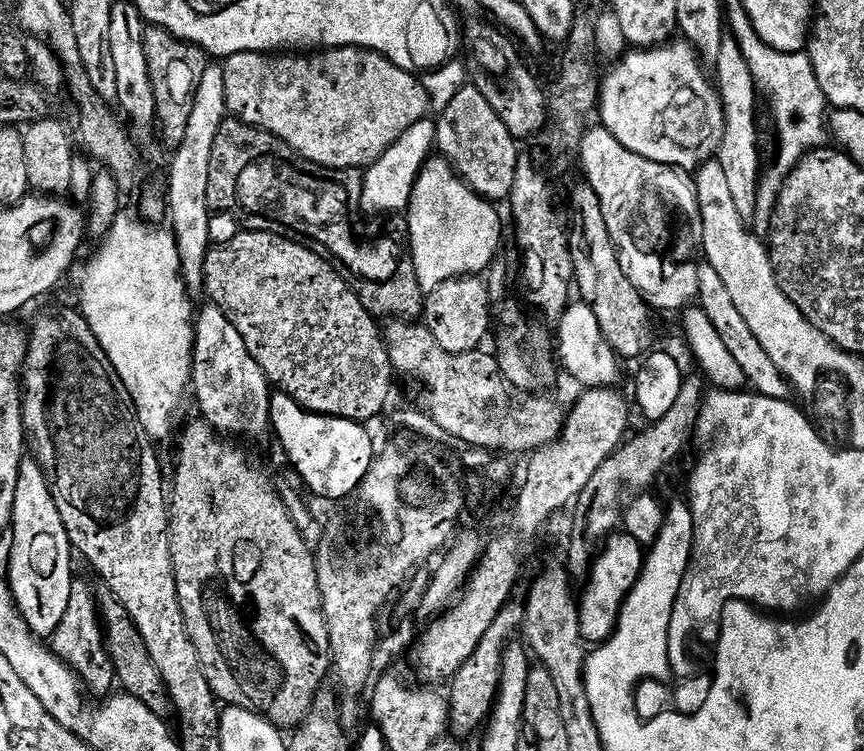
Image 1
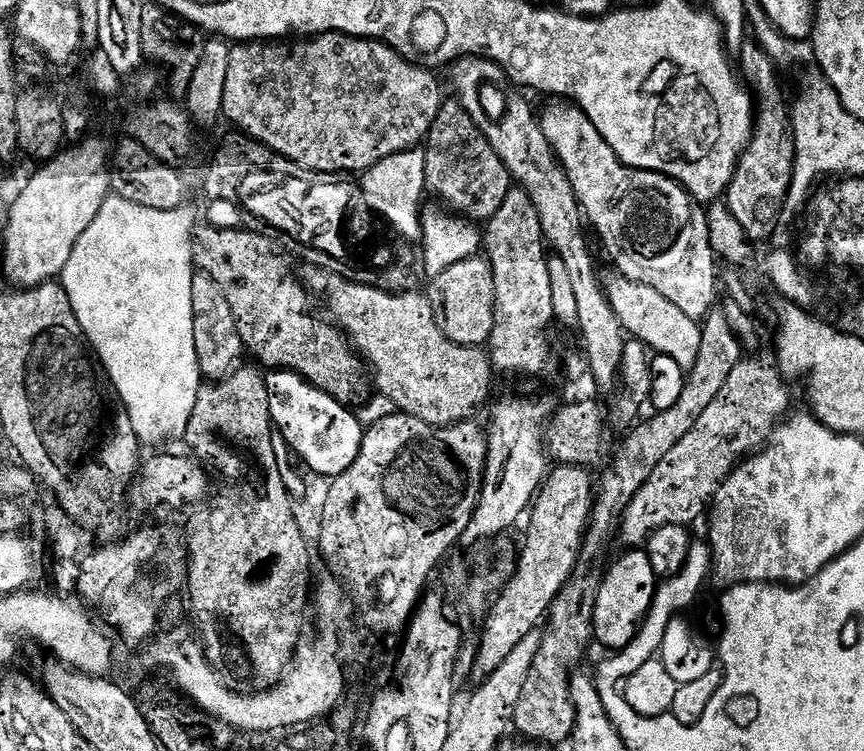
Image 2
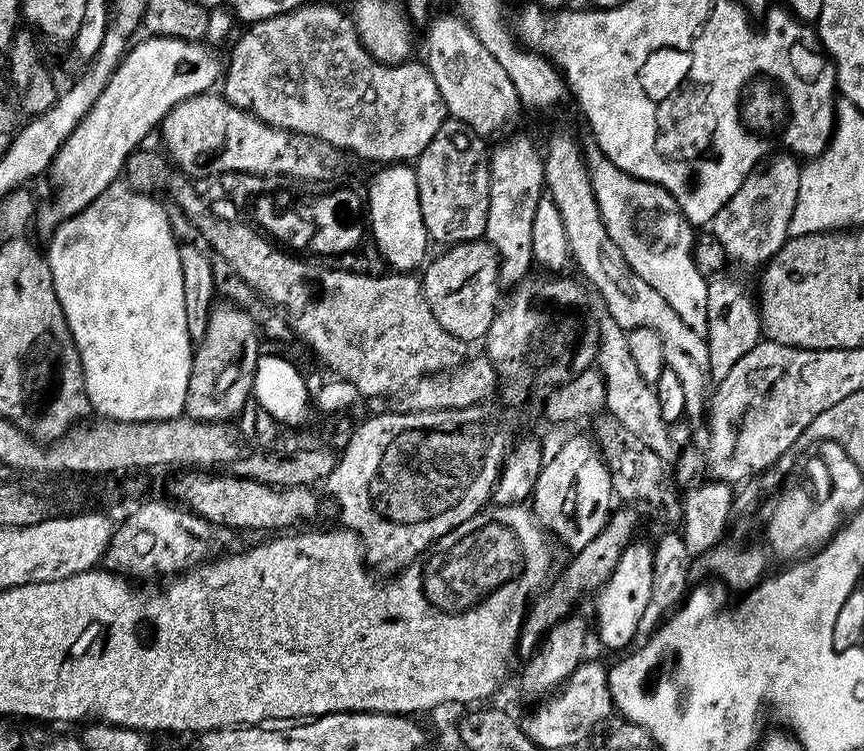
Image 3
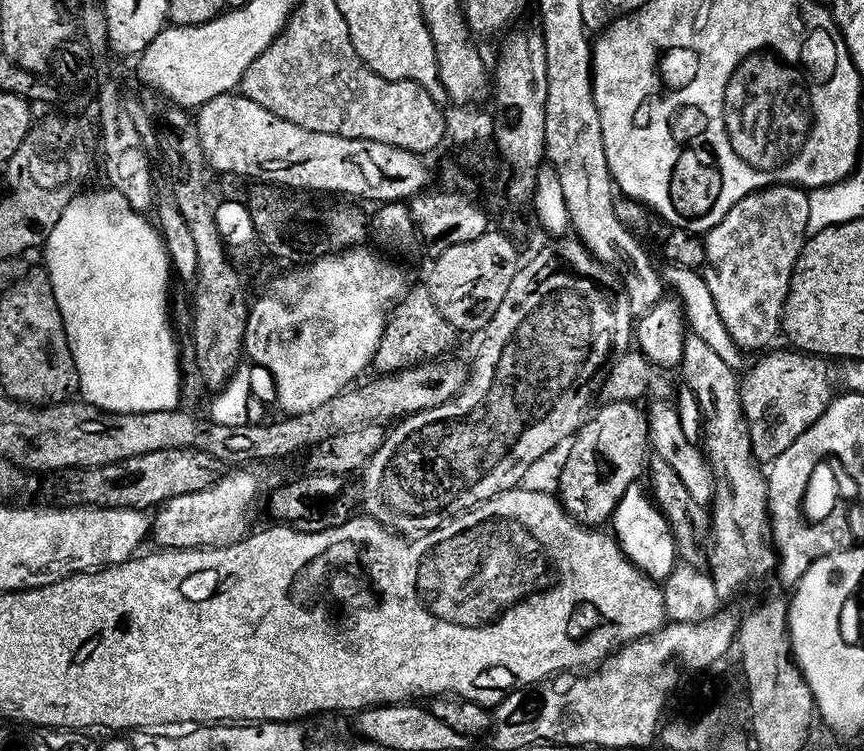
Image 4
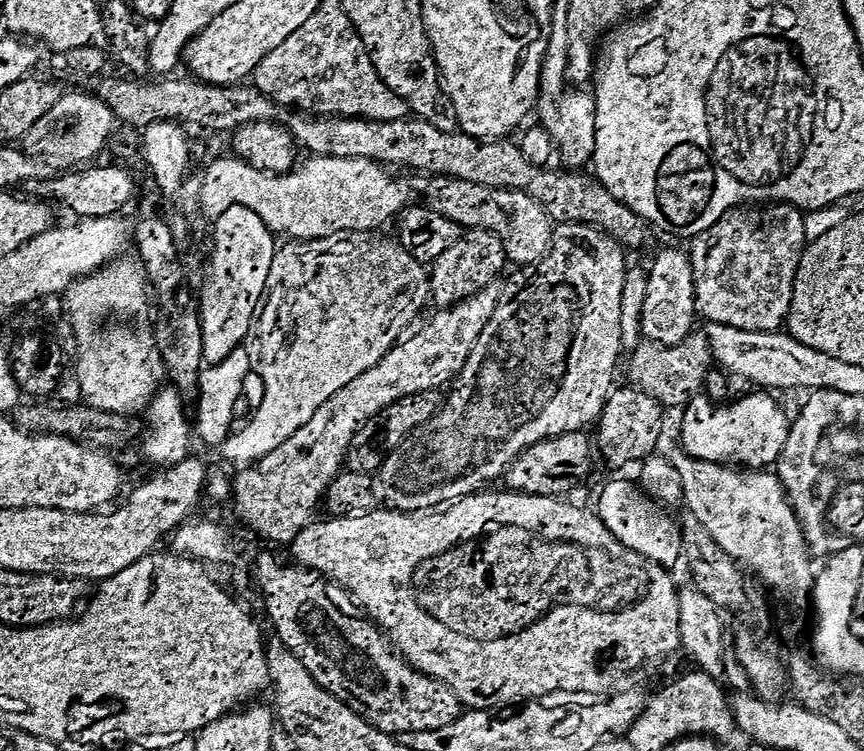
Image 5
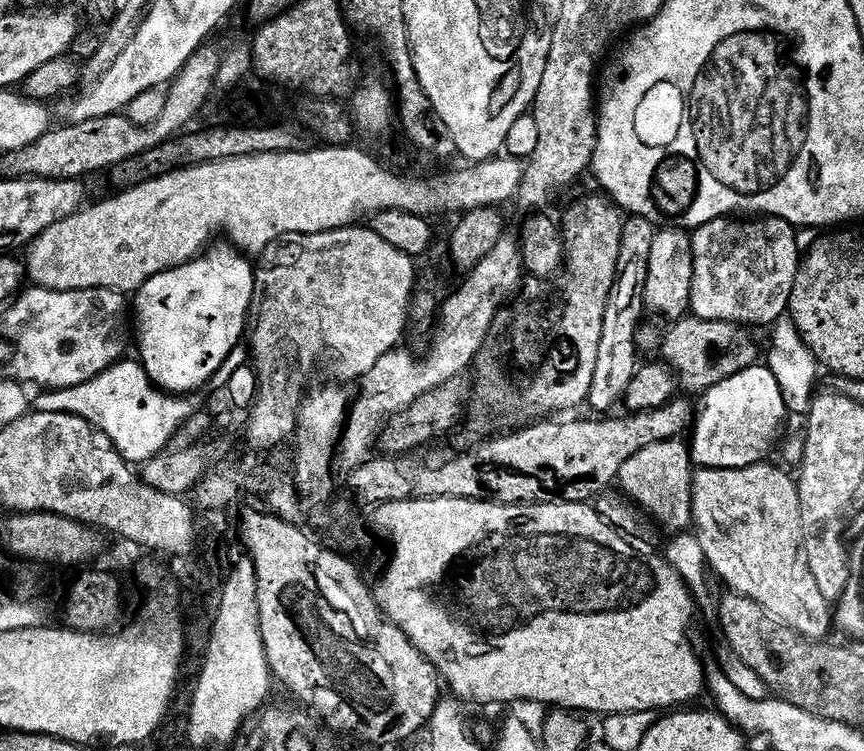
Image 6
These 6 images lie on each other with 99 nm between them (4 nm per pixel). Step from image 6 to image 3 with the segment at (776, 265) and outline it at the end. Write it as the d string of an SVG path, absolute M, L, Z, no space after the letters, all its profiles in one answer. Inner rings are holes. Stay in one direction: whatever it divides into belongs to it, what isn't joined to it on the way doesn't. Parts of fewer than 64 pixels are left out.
M791 154L778 156L769 159L763 170L757 170L748 177L742 190L734 194L732 201L710 225L711 235L723 248L725 257L744 268L763 269L788 245L790 239L788 231L794 222L802 190L802 164ZM724 278L713 279L708 286L710 322L706 337L710 352L710 366L712 367L711 379L716 382L724 380L726 374L730 374L730 370L734 370L734 366L738 366L738 362L742 362L742 358L746 358L746 354L750 354L750 350L754 350L761 344L764 336L764 323L760 320L760 305L754 295L753 285L751 288L744 280L720 279Z

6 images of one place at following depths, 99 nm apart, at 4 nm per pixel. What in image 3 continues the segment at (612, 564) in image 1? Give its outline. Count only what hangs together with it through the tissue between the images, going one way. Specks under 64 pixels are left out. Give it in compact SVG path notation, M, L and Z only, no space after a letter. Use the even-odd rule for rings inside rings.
M635 542L623 554L616 573L599 593L596 604L596 616L600 619L600 640L612 652L627 653L640 627L644 624L644 615L653 607L652 591L655 578L655 551L651 544Z

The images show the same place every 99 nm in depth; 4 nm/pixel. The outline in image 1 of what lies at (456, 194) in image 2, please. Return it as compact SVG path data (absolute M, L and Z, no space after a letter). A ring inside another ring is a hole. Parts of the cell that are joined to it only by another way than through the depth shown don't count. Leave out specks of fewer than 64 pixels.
M465 84L450 104L439 111L435 121L437 153L485 200L505 201L511 195L517 176L519 143L498 118L485 95L474 84Z

